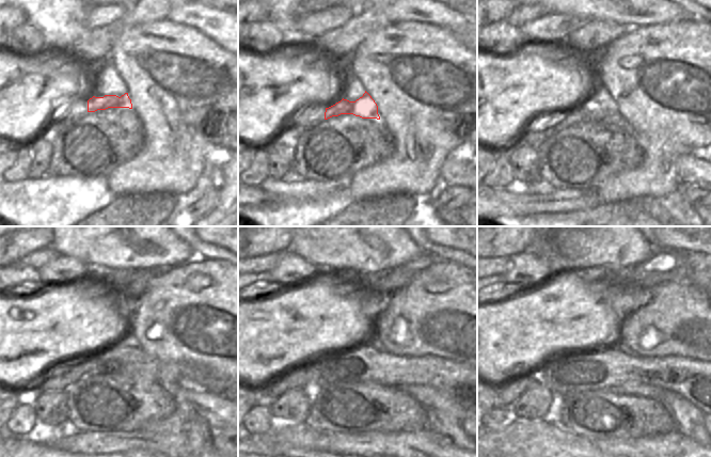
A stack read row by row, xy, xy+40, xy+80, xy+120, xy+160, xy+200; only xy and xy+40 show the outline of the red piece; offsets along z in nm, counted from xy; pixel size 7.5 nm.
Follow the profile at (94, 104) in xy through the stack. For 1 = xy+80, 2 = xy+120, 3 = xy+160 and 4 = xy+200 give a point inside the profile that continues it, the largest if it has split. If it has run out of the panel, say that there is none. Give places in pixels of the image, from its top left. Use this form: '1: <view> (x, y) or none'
1: xy+80 (602, 108)
2: xy+120 (126, 356)
3: xy+160 (368, 362)
4: xy+200 (613, 366)

